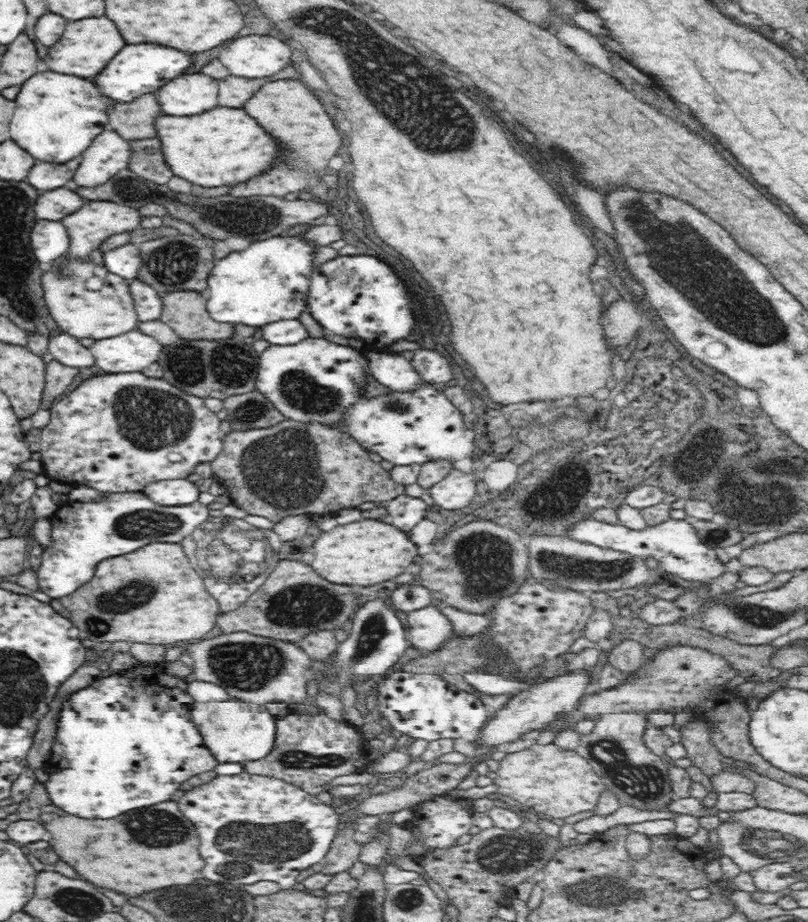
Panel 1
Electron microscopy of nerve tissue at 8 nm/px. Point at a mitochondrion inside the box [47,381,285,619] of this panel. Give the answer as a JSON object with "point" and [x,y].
{"point":[234,557]}

